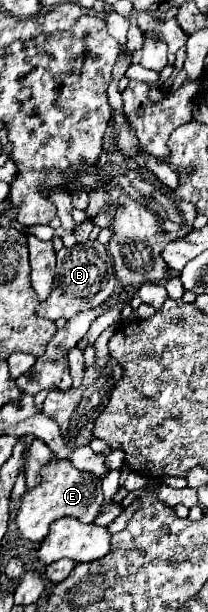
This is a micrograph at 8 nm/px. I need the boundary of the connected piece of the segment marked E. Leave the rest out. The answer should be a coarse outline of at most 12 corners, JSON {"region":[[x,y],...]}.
{"region":[[68,459],[44,465],[22,495],[16,523],[40,543],[52,521],[92,523],[100,479]]}

